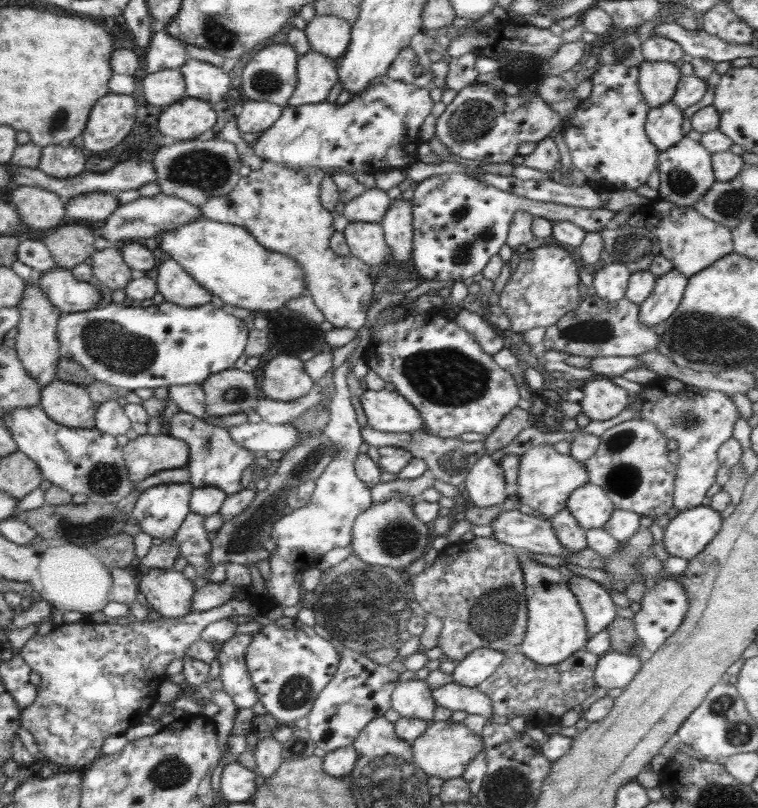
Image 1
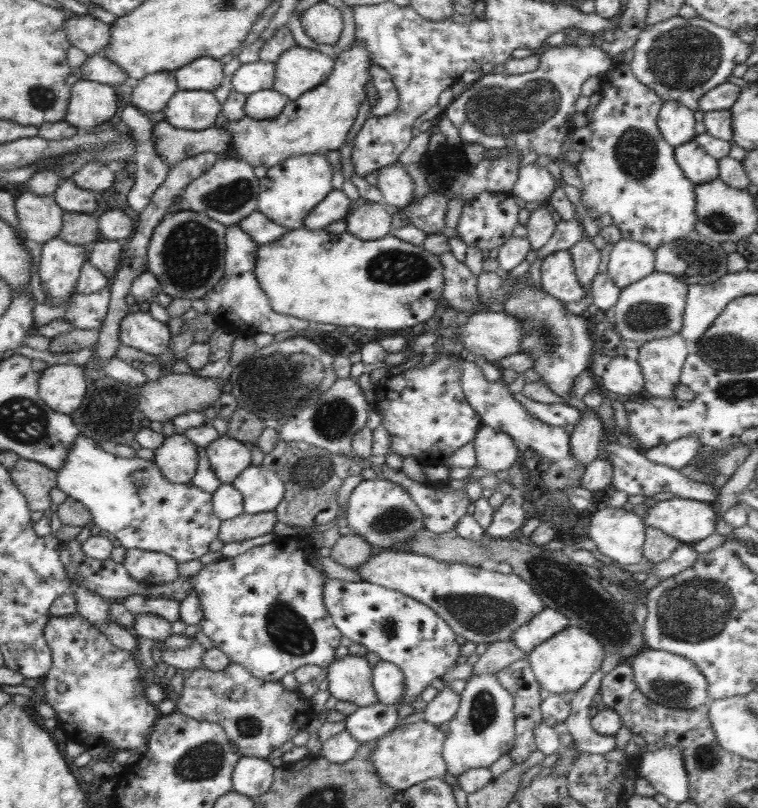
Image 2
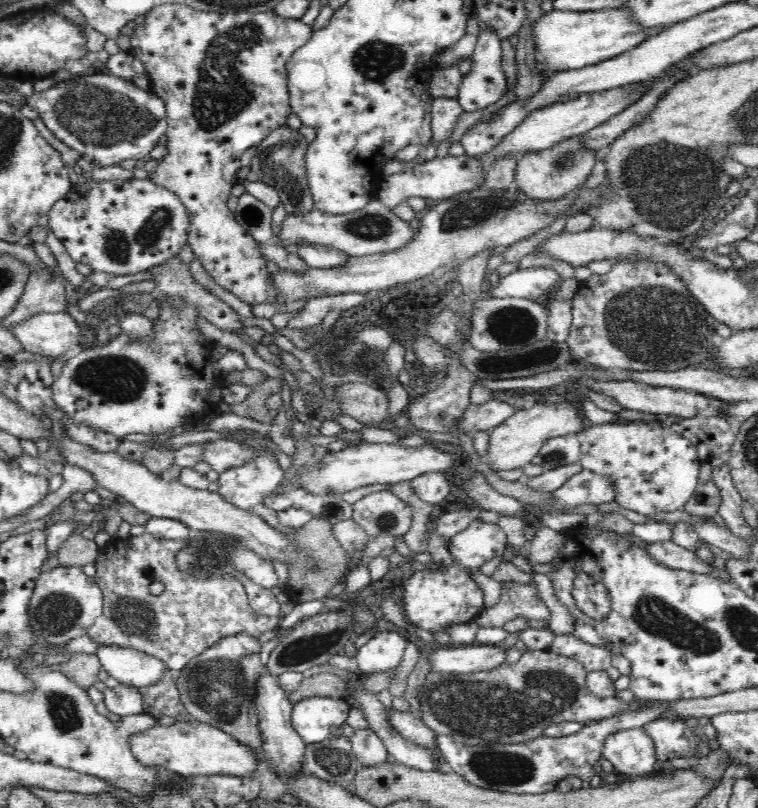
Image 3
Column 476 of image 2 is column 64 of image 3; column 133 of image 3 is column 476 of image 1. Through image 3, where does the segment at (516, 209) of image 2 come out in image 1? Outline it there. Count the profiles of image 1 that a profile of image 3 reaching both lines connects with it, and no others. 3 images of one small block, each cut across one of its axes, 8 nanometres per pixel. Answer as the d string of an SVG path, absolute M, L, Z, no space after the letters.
M448 173L435 175L419 182L414 191L414 198L410 200L413 213L413 250L411 251L410 264L418 272L427 284L450 283L454 281L469 282L473 276L482 273L488 265L490 258L499 254L502 246L507 244L507 235L511 226L514 214L518 211L525 211L533 216L547 218L550 221L570 222L578 228L594 230L600 233L603 229L612 225L612 219L616 212L605 208L598 208L594 212L586 208L574 208L563 206L554 202L537 202L510 194L495 186L480 182L480 180L463 173Z

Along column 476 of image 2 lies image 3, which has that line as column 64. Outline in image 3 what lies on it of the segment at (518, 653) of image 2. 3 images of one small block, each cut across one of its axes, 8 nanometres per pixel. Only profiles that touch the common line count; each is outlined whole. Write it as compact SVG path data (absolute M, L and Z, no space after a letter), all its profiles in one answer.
M74 652L69 660L60 663L60 666L62 673L84 690L99 681L98 671L102 669L96 653Z

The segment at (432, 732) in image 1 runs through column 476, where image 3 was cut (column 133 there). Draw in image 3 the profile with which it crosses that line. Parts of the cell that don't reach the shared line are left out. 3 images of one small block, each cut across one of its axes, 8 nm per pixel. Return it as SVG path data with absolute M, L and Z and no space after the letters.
M192 720L178 722L170 726L151 727L130 738L130 747L134 757L146 768L164 767L172 773L184 776L230 775L250 776L258 768L259 758L248 746L236 741L230 734L216 726L209 726Z

